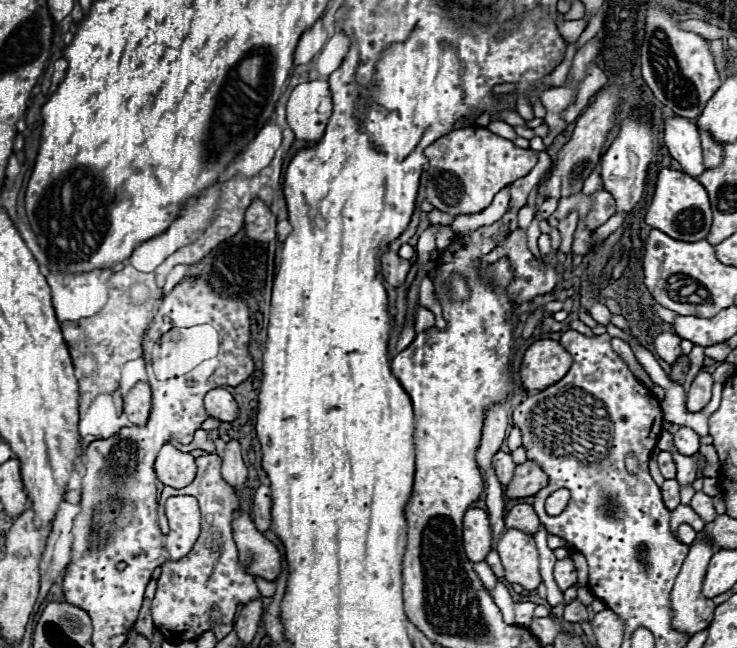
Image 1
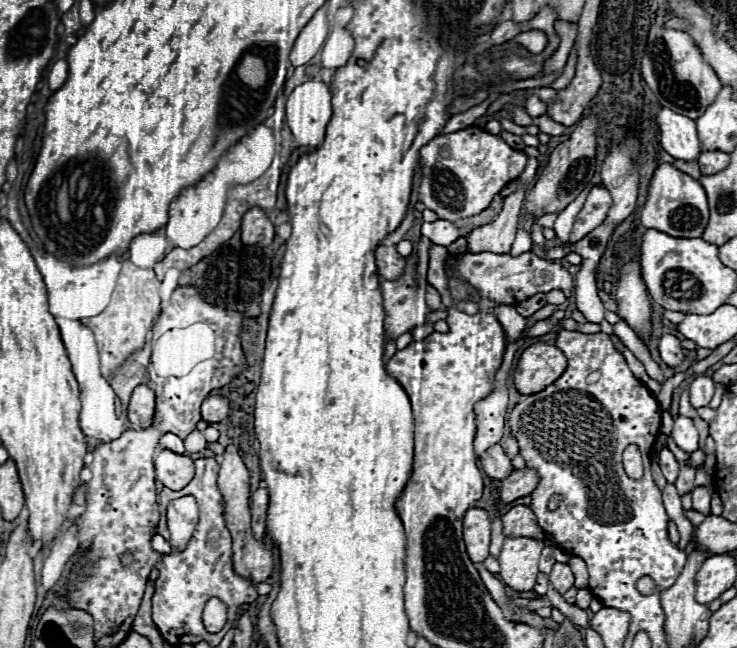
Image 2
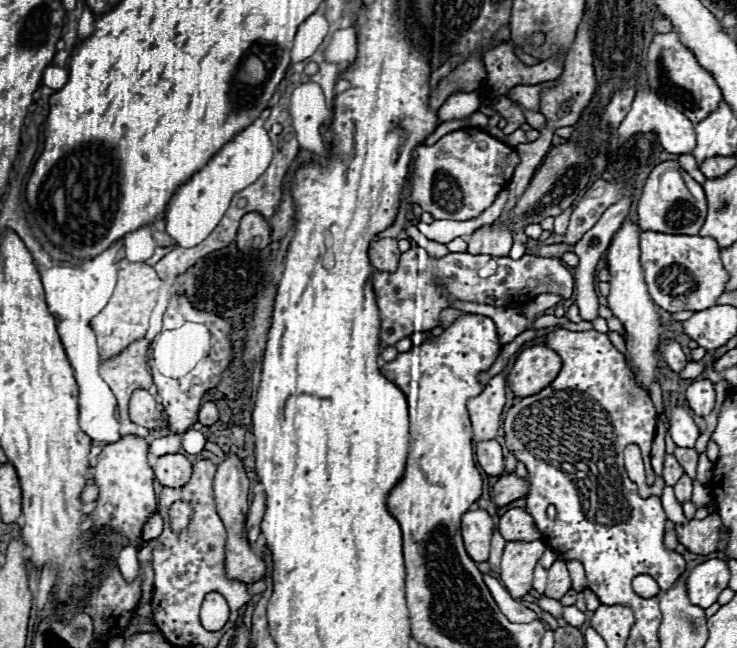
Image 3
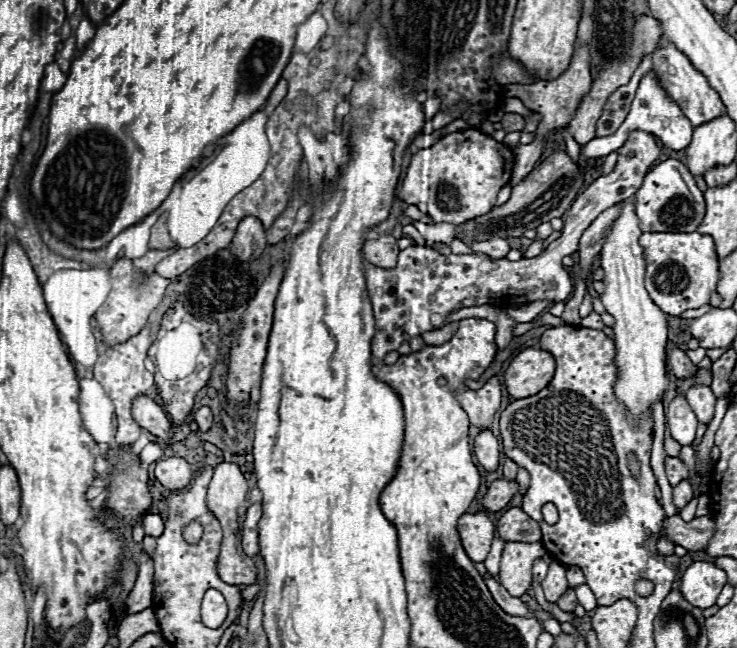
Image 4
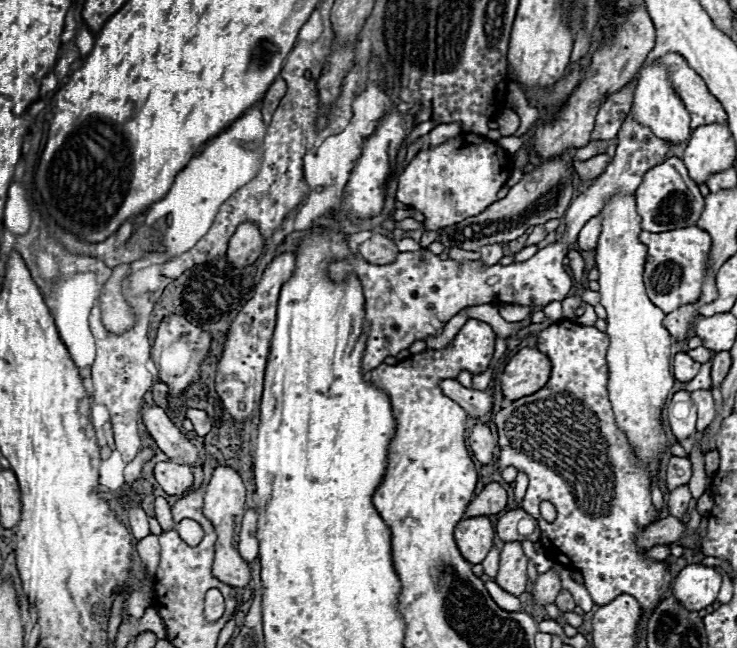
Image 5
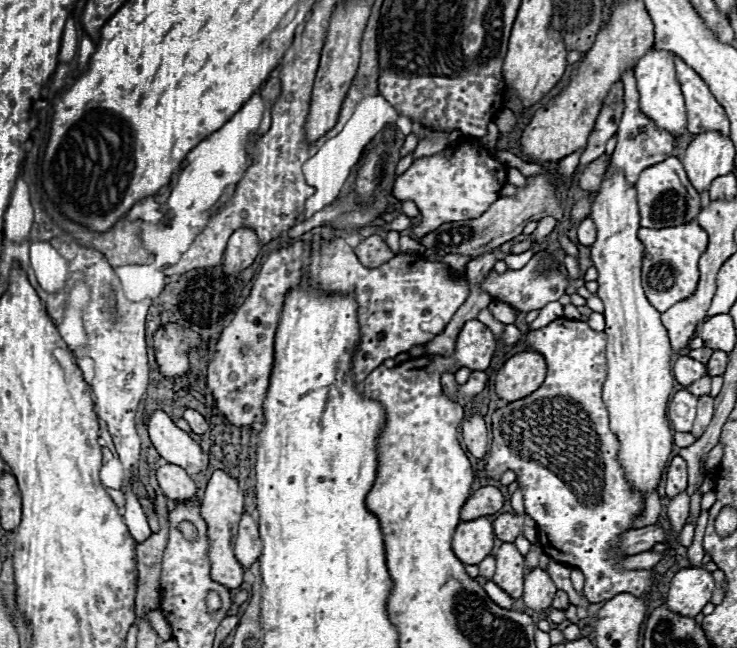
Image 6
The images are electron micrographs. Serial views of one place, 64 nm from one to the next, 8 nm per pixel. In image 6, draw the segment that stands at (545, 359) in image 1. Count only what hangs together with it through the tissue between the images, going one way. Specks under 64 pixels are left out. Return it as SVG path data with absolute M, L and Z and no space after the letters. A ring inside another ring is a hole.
M520 352L504 362L496 374L496 394L506 402L530 396L546 378L546 362L538 352Z

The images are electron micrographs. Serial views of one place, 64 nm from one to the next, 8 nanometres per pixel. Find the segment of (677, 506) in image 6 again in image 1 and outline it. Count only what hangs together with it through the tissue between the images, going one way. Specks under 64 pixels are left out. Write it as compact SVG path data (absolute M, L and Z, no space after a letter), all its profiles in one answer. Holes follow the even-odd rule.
M674 456L674 462L678 468L678 476L676 476L678 484L680 486L692 484L698 474L698 462L694 460L694 456Z

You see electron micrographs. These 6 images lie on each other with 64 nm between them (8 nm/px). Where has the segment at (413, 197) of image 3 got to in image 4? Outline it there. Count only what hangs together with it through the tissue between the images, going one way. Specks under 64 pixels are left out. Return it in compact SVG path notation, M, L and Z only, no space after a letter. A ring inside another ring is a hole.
M476 128L448 134L434 146L418 150L410 158L410 168L402 180L400 200L418 206L420 212L428 214L434 224L450 222L462 224L470 218L482 216L496 204L496 194L510 182L514 166L514 154L502 142L492 140Z

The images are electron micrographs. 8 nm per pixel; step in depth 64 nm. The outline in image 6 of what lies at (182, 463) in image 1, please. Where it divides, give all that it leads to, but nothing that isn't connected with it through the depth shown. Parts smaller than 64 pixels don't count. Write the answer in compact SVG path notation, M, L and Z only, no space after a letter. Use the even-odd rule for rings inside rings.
M164 464L156 472L162 494L174 502L188 502L196 496L194 480L176 464Z

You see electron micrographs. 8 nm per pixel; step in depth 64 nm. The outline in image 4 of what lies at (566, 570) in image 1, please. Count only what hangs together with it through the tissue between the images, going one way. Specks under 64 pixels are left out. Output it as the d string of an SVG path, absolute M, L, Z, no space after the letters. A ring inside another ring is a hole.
M552 562L546 578L542 580L542 590L544 590L544 596L548 602L556 602L568 590L566 566L562 566L560 562Z

